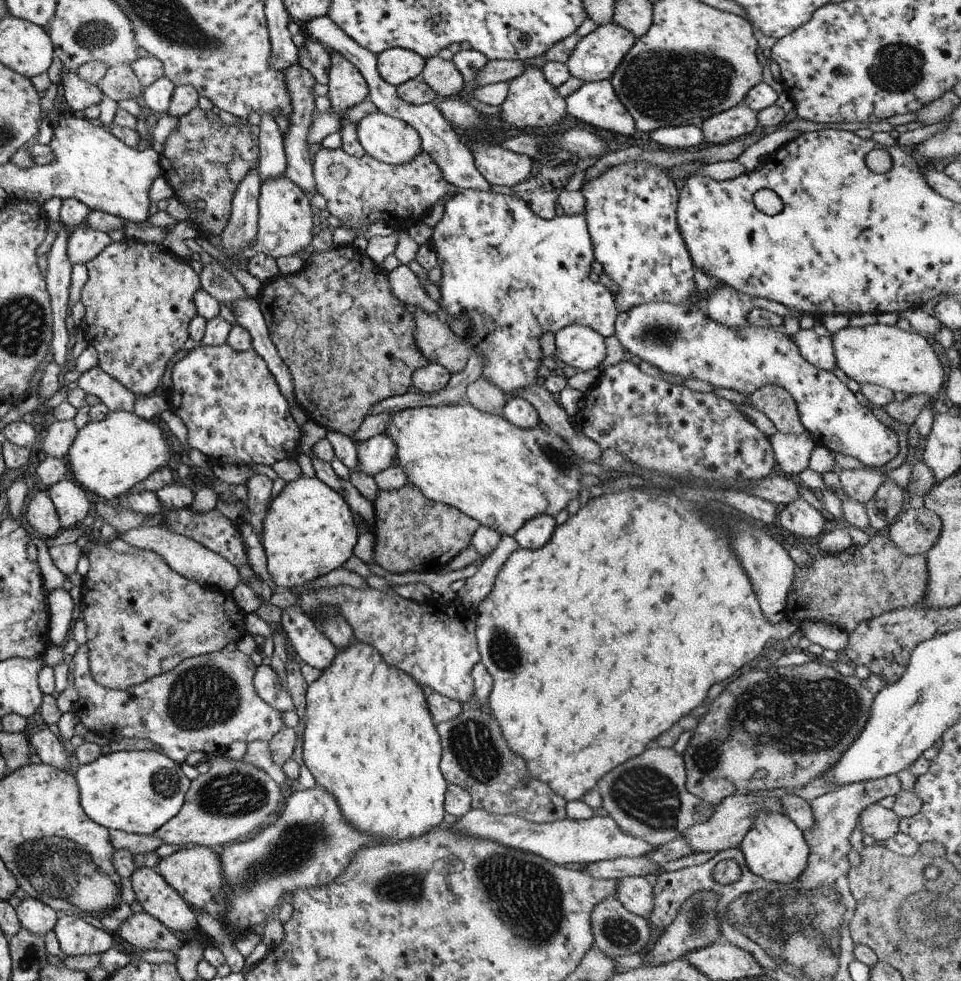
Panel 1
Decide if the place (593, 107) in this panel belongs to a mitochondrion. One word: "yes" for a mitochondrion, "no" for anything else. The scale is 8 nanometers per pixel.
no

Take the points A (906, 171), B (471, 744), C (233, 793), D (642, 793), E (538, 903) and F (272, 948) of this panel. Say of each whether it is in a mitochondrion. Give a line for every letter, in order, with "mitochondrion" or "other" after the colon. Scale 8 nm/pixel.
A: other
B: mitochondrion
C: mitochondrion
D: mitochondrion
E: mitochondrion
F: other

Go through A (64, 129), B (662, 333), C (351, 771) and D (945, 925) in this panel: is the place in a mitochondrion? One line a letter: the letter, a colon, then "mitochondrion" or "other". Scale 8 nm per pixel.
A: other
B: mitochondrion
C: other
D: mitochondrion

